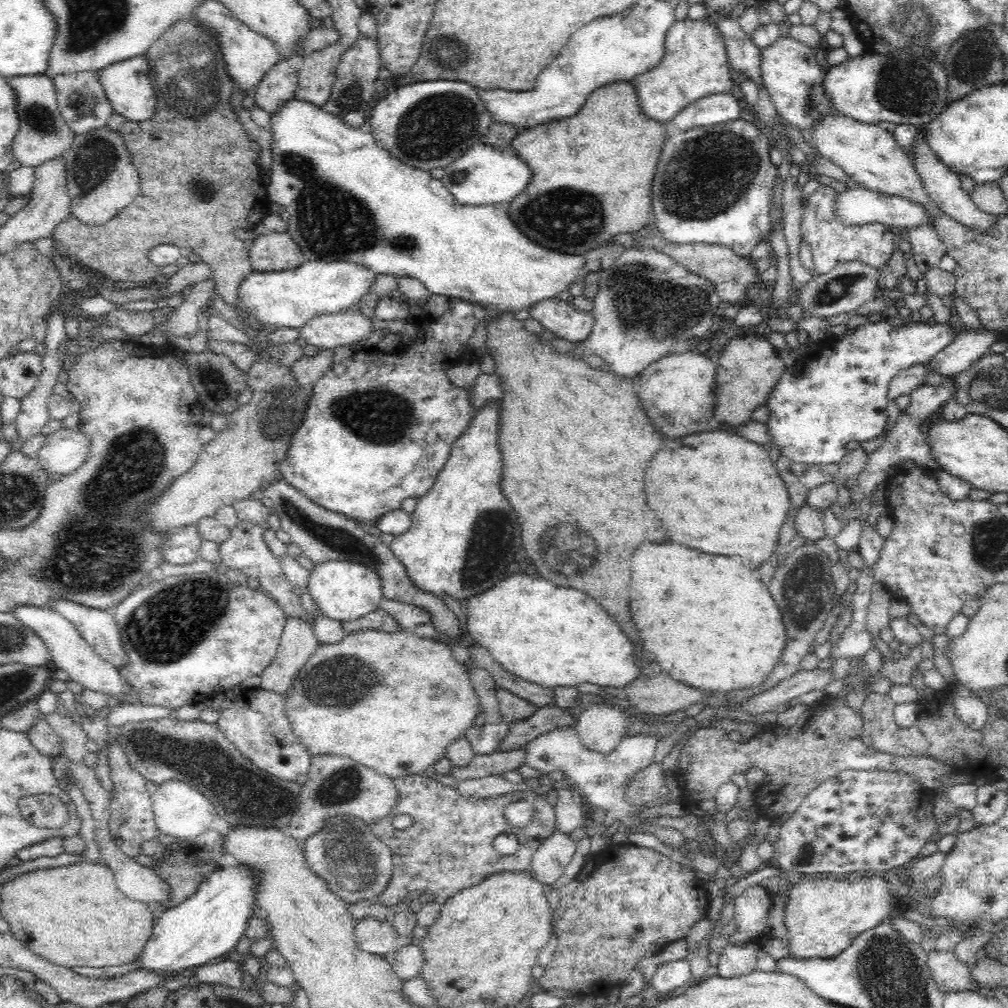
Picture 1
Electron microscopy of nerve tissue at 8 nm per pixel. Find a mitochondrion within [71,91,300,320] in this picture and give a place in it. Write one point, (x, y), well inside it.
(204, 189)

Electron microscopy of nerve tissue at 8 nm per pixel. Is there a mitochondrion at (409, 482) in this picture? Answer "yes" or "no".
no

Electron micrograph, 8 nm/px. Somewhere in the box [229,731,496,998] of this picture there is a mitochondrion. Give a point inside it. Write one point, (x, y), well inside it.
(345, 850)

